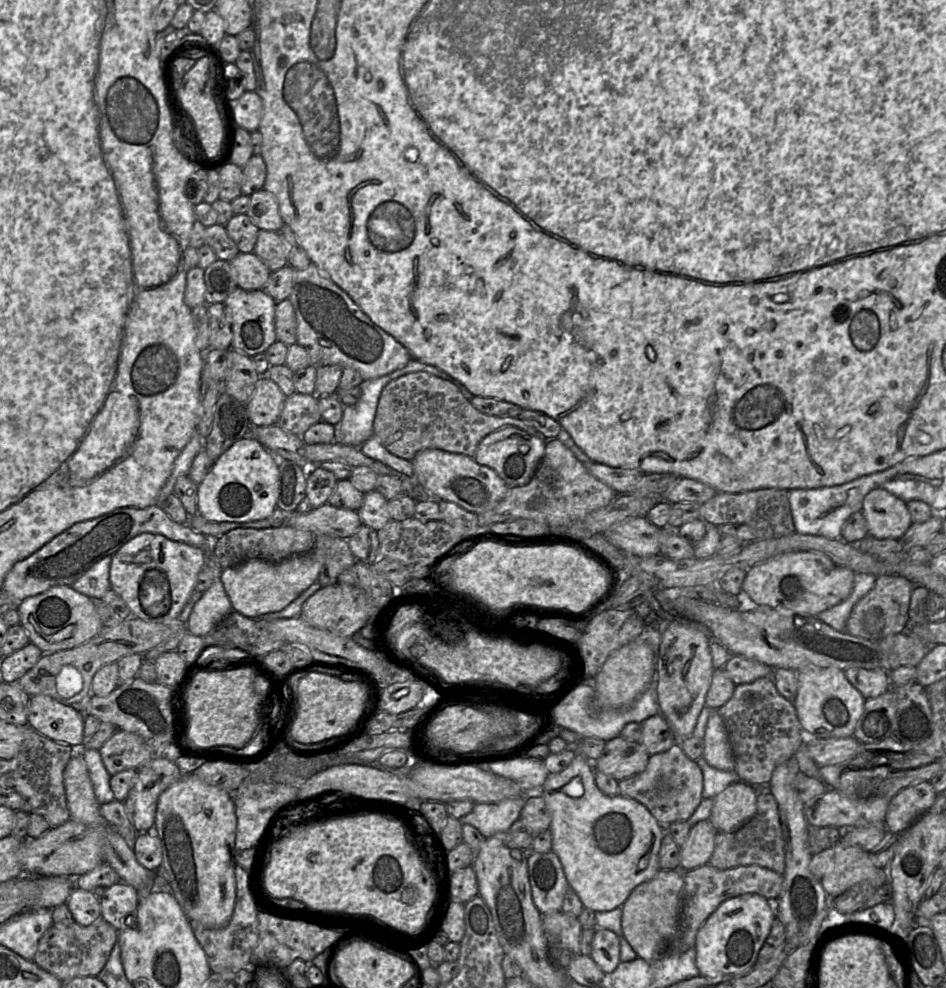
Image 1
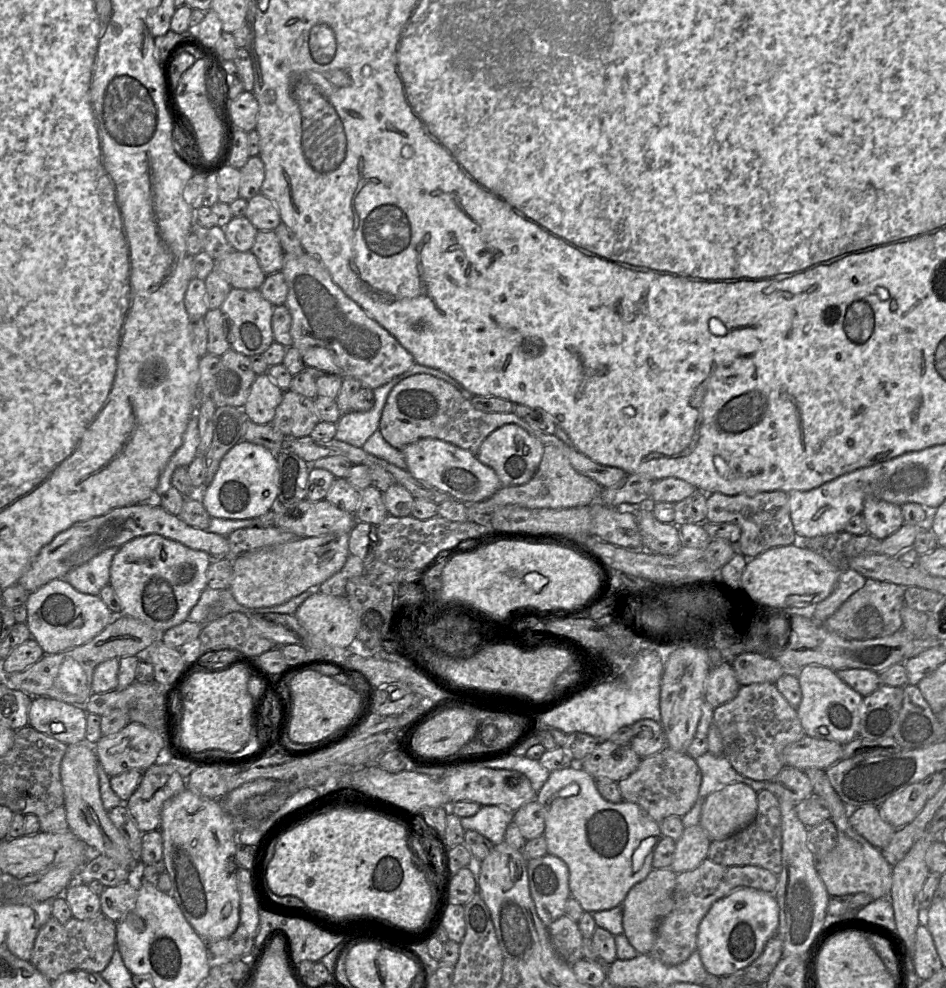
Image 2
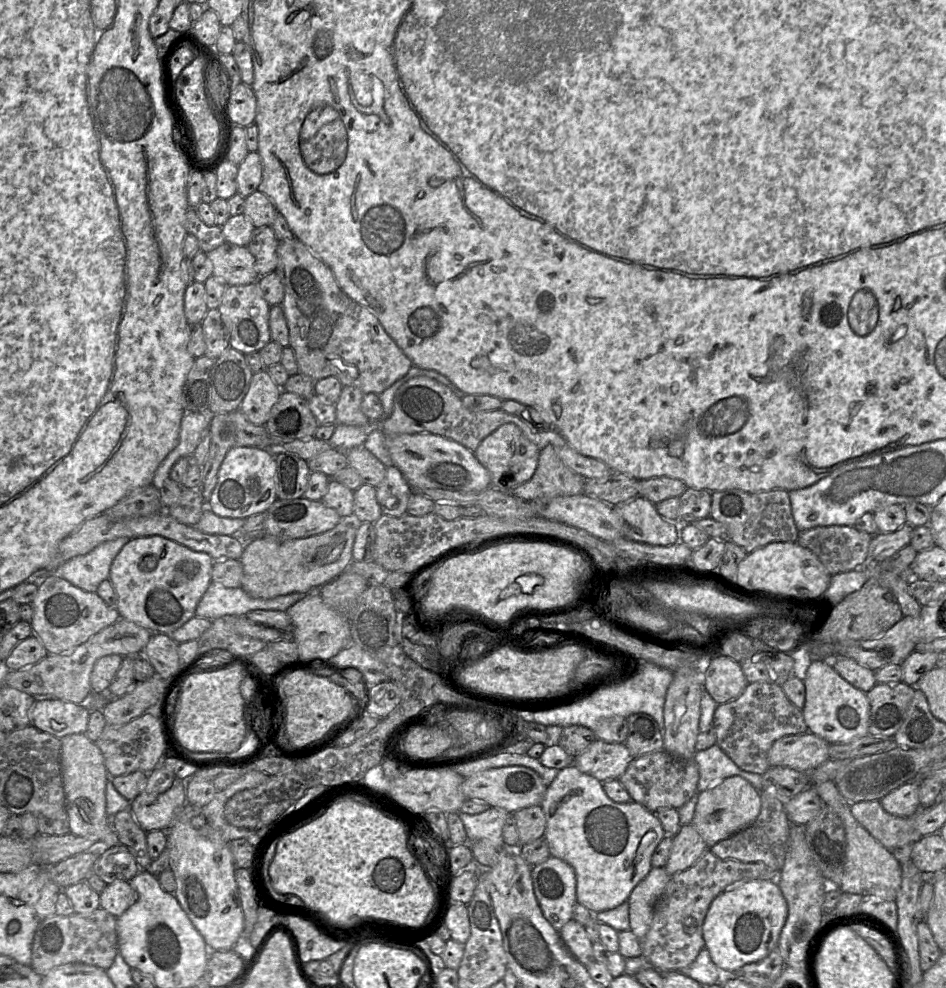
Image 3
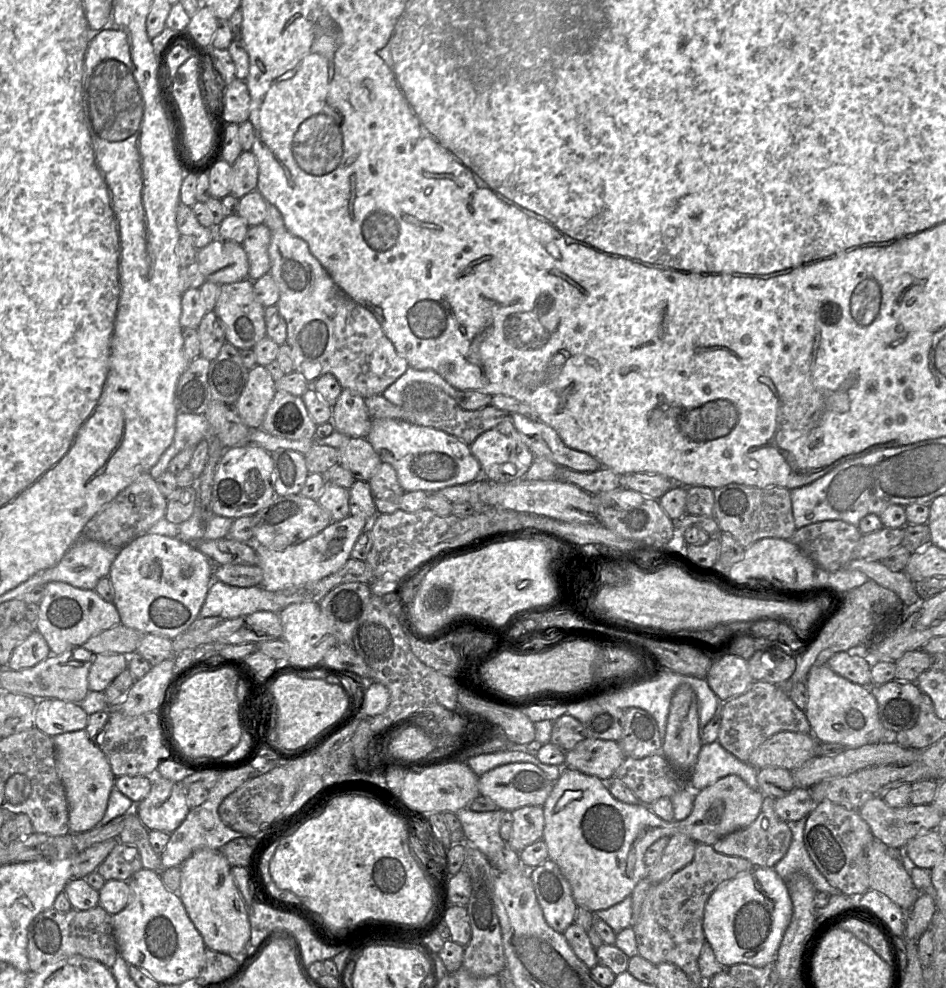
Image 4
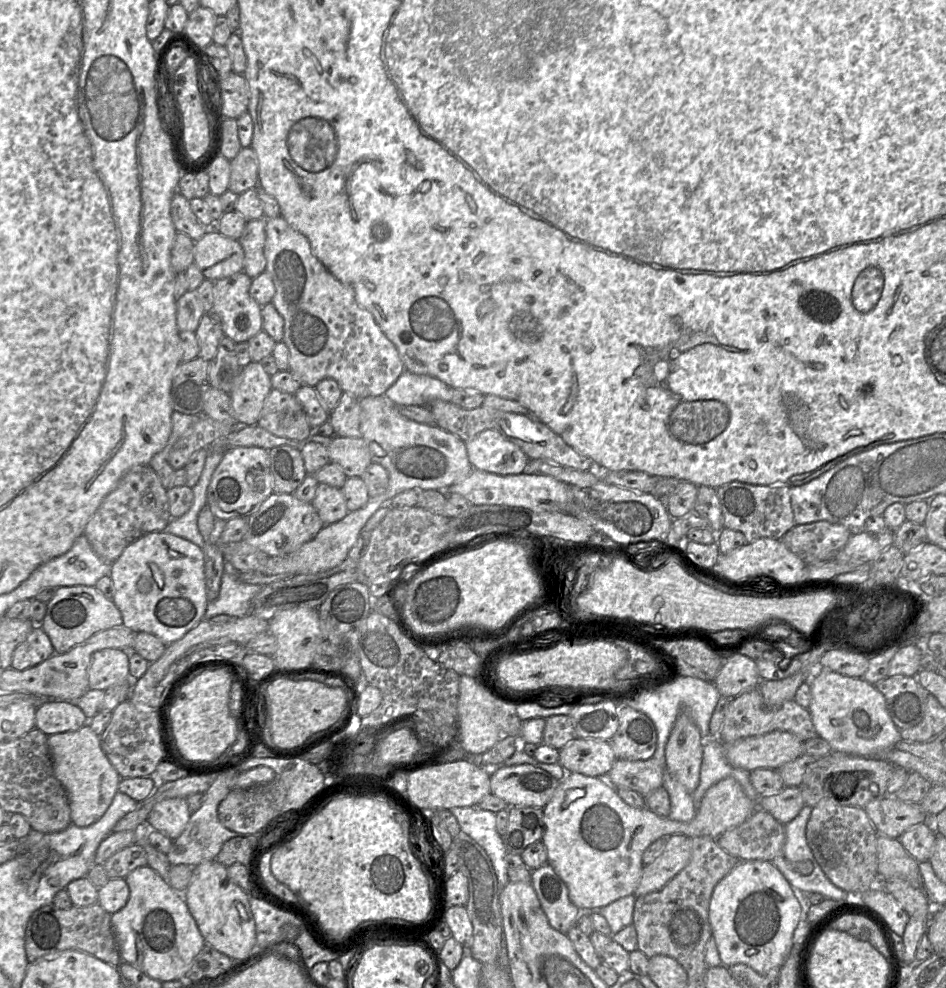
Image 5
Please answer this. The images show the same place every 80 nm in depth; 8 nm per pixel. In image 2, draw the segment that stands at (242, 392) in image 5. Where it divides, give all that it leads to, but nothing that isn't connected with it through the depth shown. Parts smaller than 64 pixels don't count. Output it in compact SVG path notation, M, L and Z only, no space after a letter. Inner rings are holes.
M268 374L257 375L243 407L247 419L255 424L270 424L283 393Z

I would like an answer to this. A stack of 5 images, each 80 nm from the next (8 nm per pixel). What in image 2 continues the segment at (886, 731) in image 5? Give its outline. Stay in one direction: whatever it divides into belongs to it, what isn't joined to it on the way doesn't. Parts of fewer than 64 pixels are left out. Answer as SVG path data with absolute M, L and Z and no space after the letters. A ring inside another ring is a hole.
M820 665L805 666L797 678L802 698L796 711L805 735L841 745L858 737L864 697L843 682L835 671Z

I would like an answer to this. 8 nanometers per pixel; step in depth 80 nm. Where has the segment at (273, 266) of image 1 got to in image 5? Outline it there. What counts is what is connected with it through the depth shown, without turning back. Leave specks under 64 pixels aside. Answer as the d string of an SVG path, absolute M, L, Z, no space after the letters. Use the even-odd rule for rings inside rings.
M260 218L247 221L239 242L244 251L243 272L251 279L266 269L264 245L266 241L266 219Z

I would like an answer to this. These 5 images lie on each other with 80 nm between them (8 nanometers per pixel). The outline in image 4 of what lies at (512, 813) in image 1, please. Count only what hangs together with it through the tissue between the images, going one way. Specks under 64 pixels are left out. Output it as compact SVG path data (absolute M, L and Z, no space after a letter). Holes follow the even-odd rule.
M463 808L455 813L462 825L465 841L471 842L488 860L492 860L506 846L500 836L503 811L476 812Z

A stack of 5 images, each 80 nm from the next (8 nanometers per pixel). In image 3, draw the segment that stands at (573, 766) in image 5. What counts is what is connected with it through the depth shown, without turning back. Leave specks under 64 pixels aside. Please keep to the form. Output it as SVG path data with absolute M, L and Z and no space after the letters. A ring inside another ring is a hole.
M597 739L581 754L574 757L574 765L600 782L619 779L633 756L624 743L607 743Z

